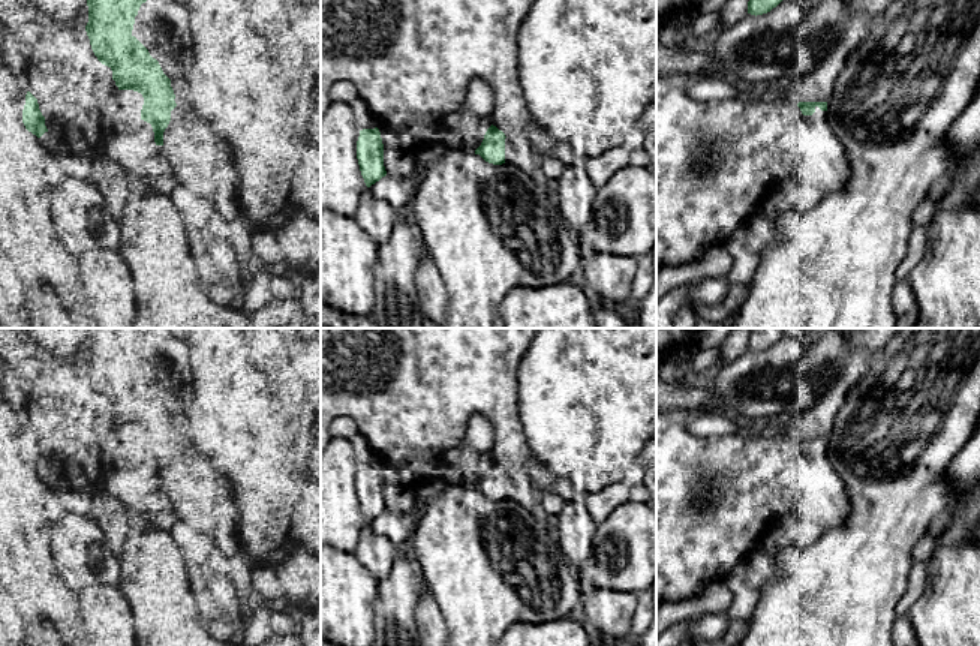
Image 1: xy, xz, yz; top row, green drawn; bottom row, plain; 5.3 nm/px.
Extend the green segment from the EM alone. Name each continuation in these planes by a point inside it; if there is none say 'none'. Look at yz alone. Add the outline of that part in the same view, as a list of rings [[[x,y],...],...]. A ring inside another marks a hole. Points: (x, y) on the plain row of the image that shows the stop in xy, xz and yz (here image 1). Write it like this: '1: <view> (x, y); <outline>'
1: yz (824, 504); [[[797,442],[797,451],[803,477],[802,499],[793,520],[799,528],[800,544],[811,546],[824,532],[845,525],[850,516],[850,496],[827,456],[827,447],[815,442],[812,451],[803,451]]]

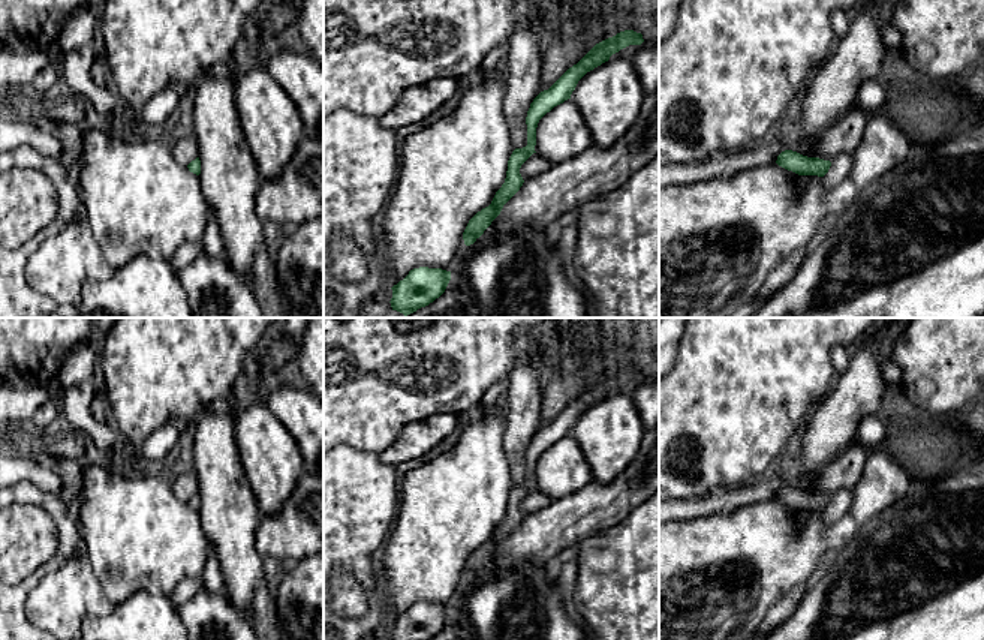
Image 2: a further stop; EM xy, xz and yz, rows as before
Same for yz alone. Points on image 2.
none

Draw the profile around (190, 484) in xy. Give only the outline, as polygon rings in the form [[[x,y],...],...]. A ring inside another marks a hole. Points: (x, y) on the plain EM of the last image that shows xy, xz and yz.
[[[187,465],[186,468],[178,468],[172,472],[171,486],[172,493],[180,499],[187,502],[192,496],[199,493],[199,480],[196,472]]]

